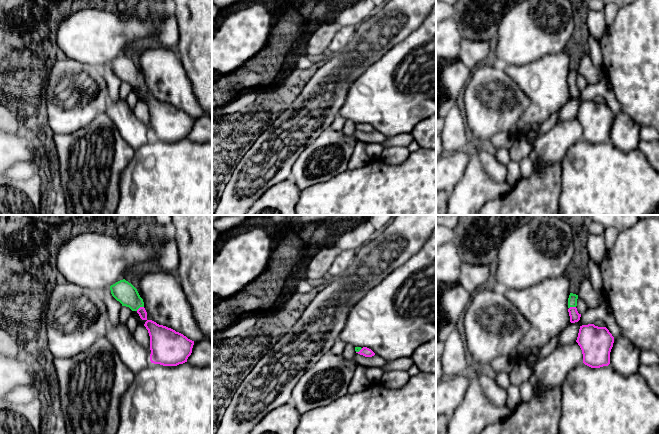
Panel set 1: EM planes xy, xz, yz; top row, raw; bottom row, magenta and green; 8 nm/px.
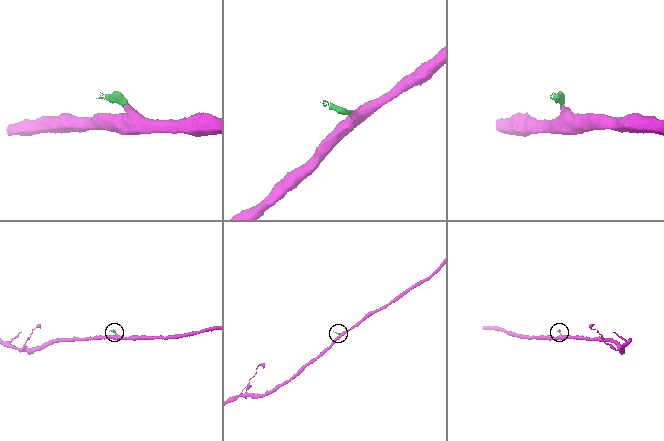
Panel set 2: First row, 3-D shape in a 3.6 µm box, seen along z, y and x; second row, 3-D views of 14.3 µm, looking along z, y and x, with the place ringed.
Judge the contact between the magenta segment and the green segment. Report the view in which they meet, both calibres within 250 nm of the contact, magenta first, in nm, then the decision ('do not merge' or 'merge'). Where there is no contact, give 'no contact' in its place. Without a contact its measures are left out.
xy | 140/170 nm | merge

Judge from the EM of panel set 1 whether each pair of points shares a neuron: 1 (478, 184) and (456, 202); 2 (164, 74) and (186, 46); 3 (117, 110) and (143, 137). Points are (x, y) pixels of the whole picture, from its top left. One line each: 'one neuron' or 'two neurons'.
1: one neuron
2: two neurons
3: one neuron

